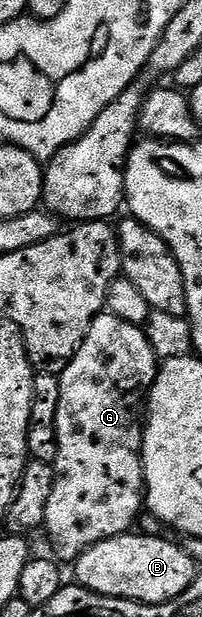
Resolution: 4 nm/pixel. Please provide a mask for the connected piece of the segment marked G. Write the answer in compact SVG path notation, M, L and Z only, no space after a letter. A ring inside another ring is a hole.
M105 311L90 323L77 354L61 370L57 478L51 487L43 526L58 562L76 562L95 543L122 537L138 524L145 491L141 466L143 406L158 368L159 358L144 328L129 325Z

